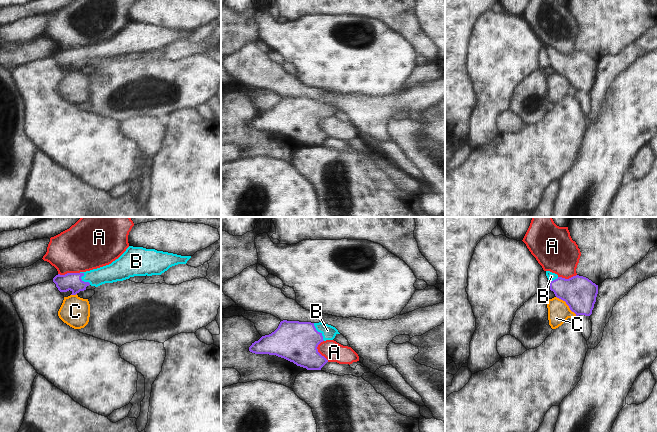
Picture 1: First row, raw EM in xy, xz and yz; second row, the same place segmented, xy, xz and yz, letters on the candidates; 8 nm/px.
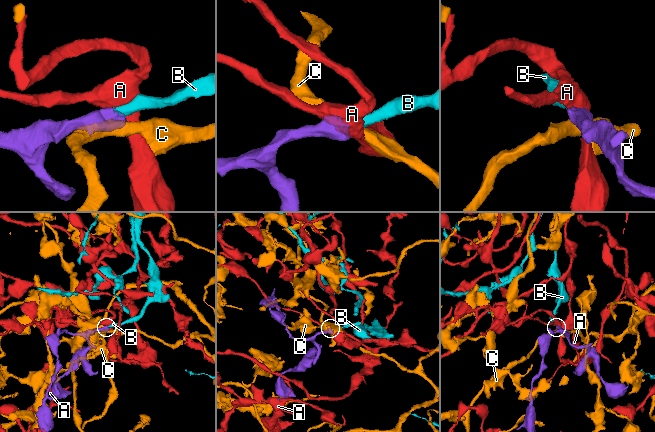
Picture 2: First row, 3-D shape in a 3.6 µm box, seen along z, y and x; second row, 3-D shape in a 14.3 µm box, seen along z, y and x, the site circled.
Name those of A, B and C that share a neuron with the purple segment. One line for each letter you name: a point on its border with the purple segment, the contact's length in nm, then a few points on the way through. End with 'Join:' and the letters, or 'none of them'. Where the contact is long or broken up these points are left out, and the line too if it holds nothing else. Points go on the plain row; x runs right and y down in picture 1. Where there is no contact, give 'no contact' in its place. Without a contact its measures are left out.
B: xy (81, 55) | 130 nm | across xy (71, 57), (81, 55), (110, 49)
Join: B

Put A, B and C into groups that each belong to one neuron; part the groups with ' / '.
A / B / C

